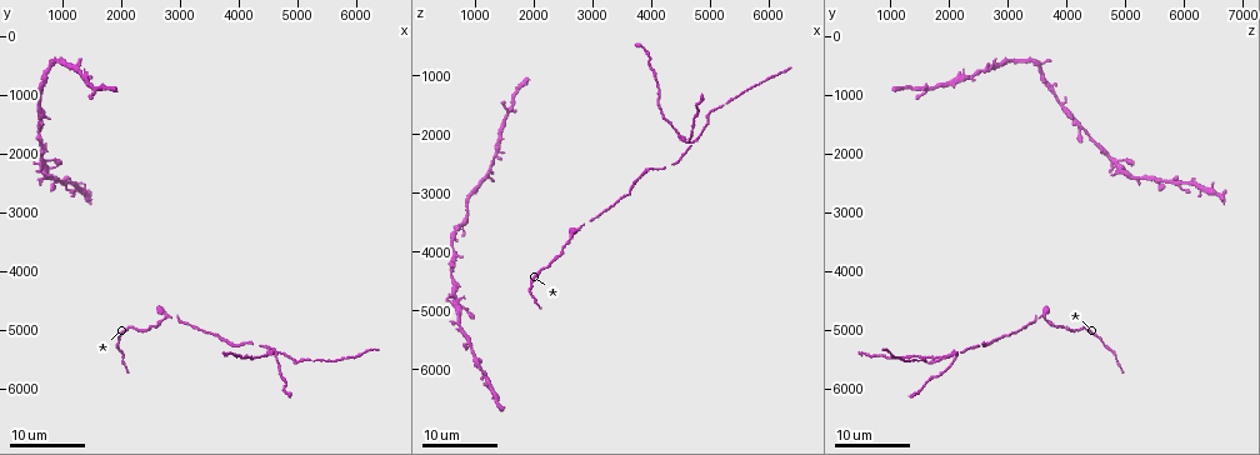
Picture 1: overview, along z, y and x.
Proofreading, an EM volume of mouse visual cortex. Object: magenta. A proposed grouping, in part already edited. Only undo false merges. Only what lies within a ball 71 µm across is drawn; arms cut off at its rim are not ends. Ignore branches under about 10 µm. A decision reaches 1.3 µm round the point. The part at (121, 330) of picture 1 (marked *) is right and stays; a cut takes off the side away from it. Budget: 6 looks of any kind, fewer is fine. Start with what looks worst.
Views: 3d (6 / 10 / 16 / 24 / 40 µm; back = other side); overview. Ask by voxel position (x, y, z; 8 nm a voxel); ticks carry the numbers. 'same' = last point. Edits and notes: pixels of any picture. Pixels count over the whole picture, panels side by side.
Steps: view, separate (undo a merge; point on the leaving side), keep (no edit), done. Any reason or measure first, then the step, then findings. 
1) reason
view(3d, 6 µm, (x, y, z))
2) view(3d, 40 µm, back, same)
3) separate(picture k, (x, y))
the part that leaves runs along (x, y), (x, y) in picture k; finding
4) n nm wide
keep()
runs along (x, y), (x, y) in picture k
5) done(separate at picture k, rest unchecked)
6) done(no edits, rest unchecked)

four or more arms meet
view(3d, 24 µm, (4650, 5400, 2100))

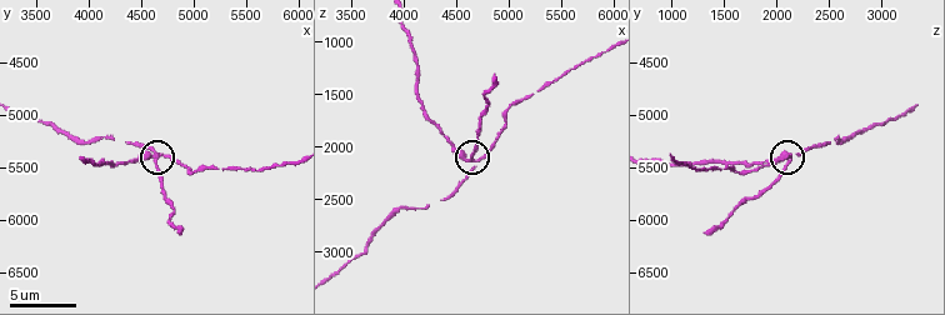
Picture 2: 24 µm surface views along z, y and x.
view(3d, 6 µm, (4700, 5360, 2120))

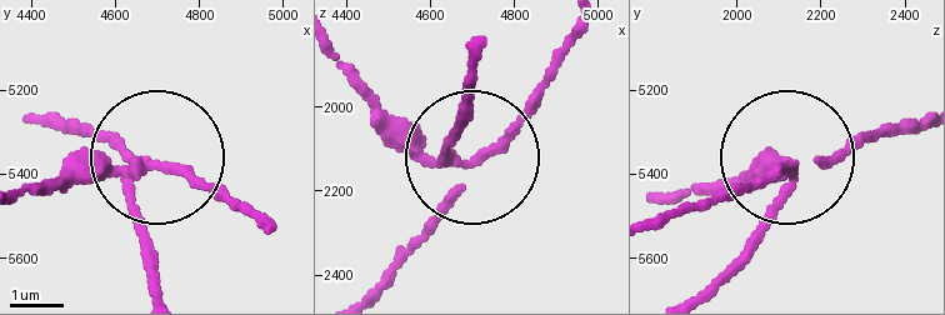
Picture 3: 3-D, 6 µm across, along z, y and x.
4 arms
separate(picture 3, (70, 160))
a second neuron is stuck on

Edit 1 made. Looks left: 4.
view(3d, 16 µm, (4040, 5240, 2560))

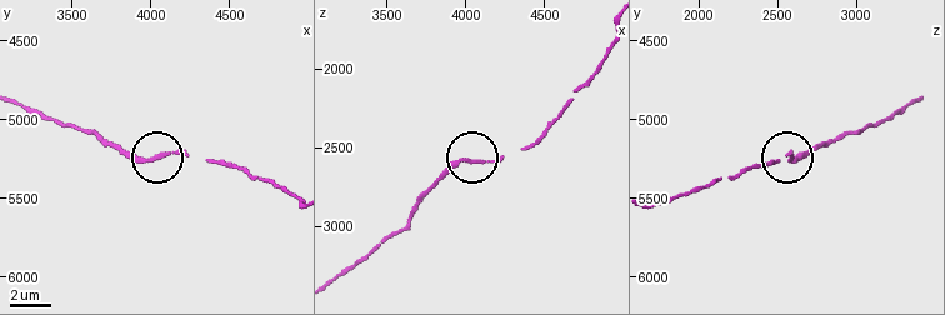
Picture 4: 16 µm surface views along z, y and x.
keep()
runs along (919, 99), (858, 131), (778, 160) in picture 4; all the same neuron

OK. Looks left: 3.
thick turns thin
view(3d, 24 µm, (2800, 4750, 3650))

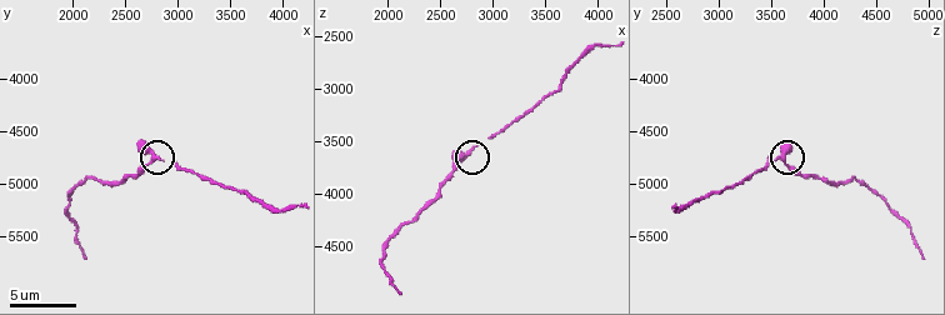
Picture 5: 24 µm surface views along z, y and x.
view(3d, 10 µm, (2780, 4780, 3580))

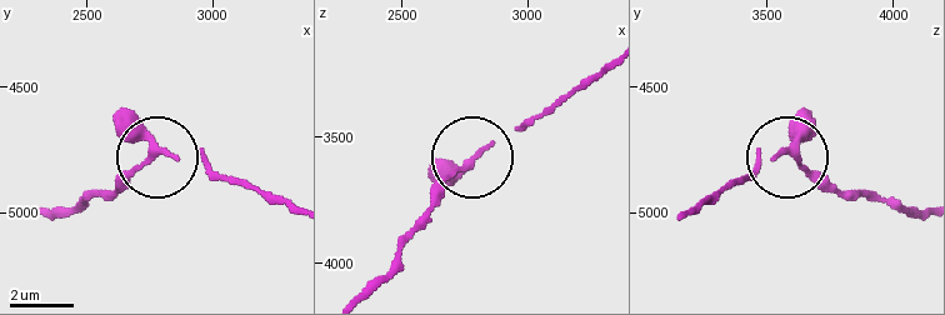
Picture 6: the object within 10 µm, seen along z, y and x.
230 nm wide
keep()
runs along (43, 206), (101, 198), (163, 158), (216, 171) in picture 6; continuous, no second neuron

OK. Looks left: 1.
done(separate at picture 3, rest unchecked)

